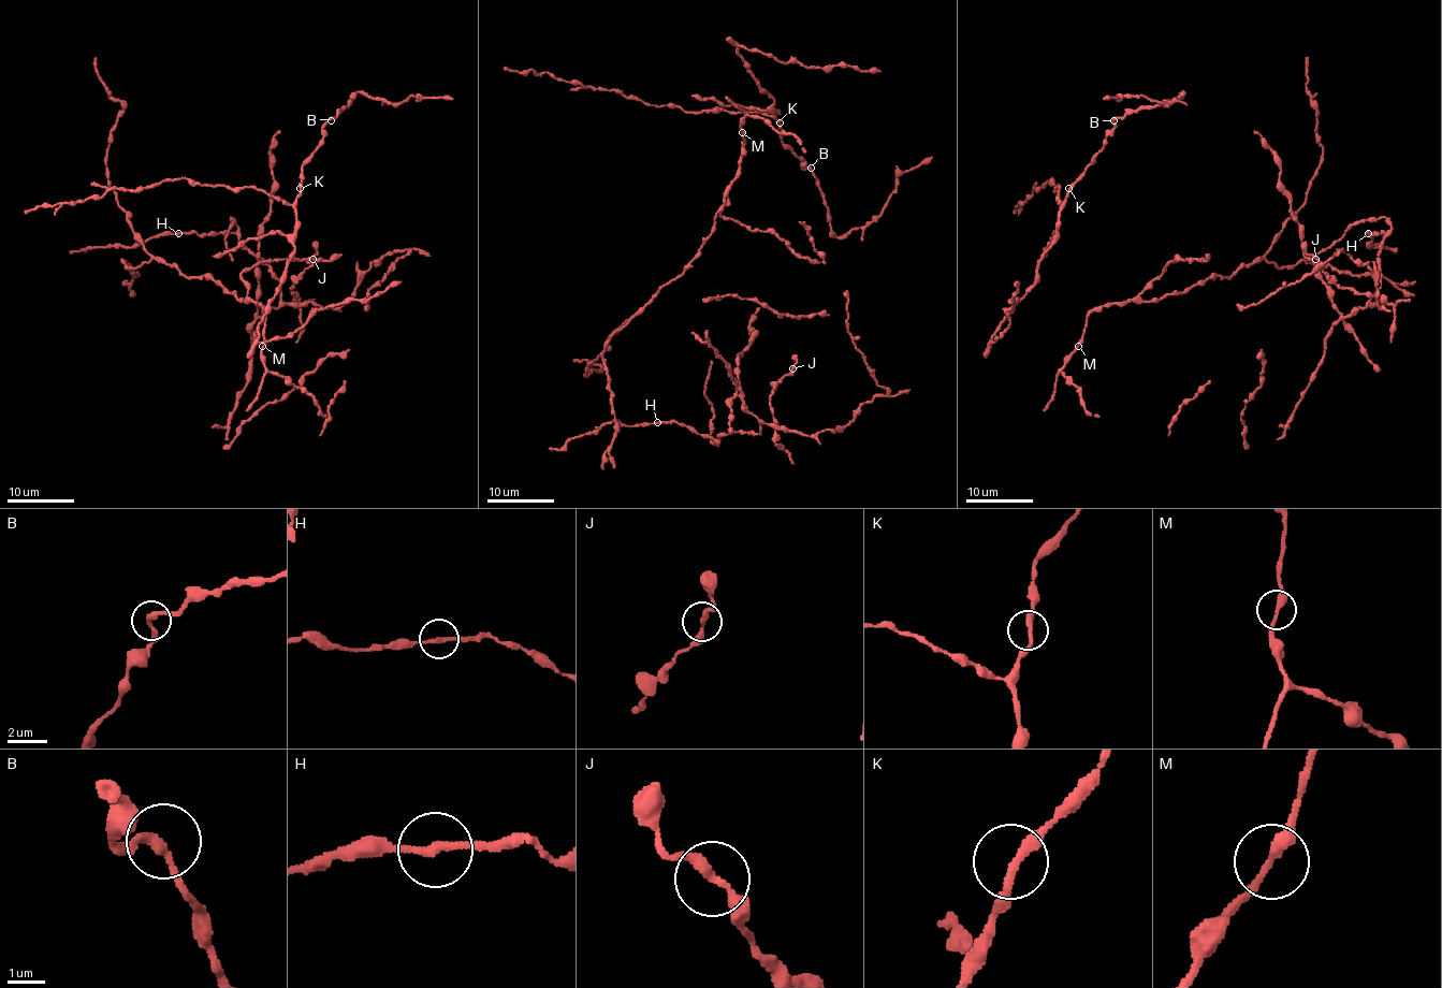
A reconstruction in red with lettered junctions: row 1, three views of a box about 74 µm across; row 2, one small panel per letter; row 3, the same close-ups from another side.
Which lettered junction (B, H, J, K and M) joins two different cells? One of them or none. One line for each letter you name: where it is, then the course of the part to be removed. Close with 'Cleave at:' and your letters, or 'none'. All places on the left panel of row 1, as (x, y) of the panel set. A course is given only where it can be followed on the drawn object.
Cleave at: none

